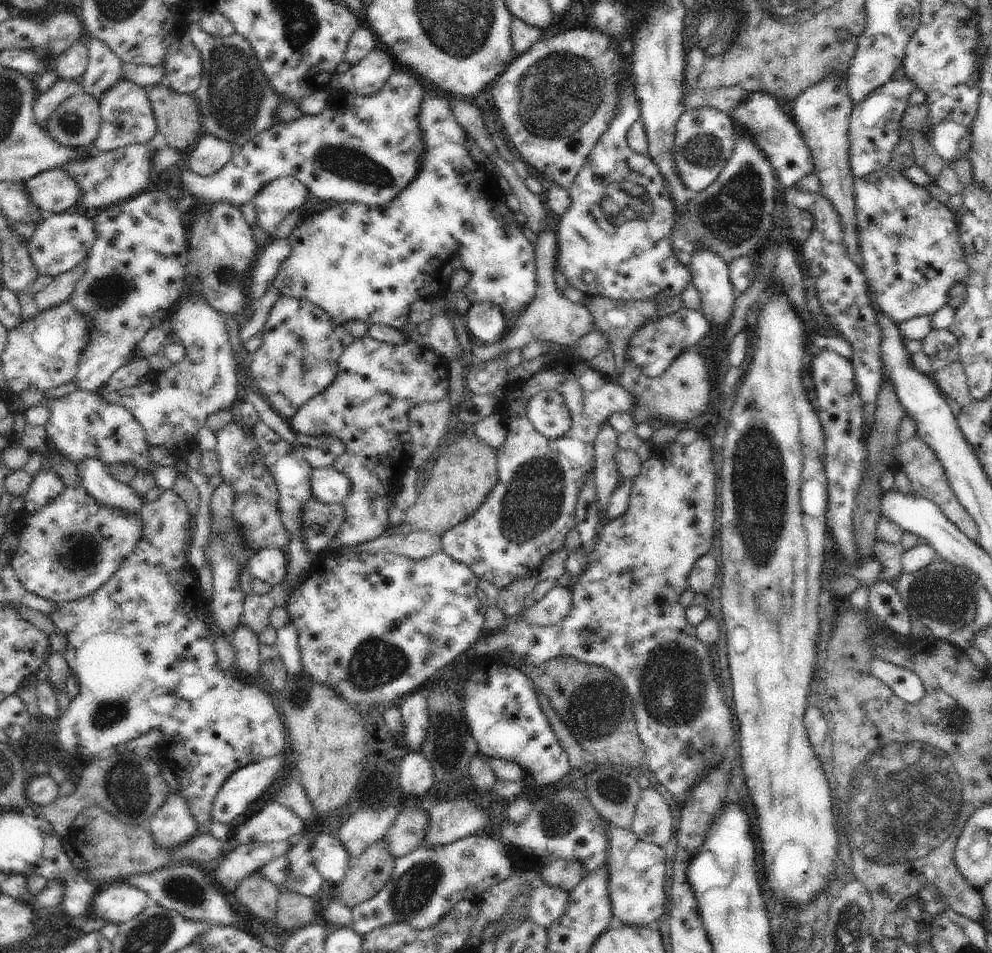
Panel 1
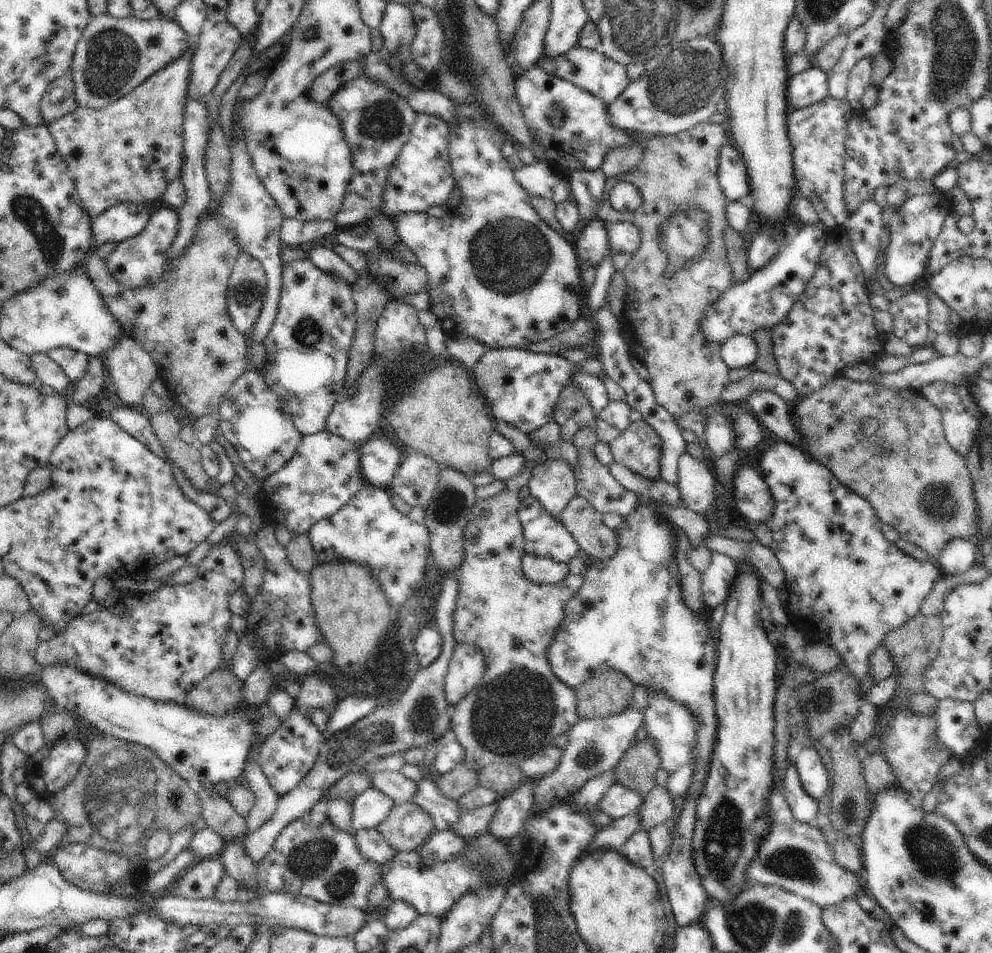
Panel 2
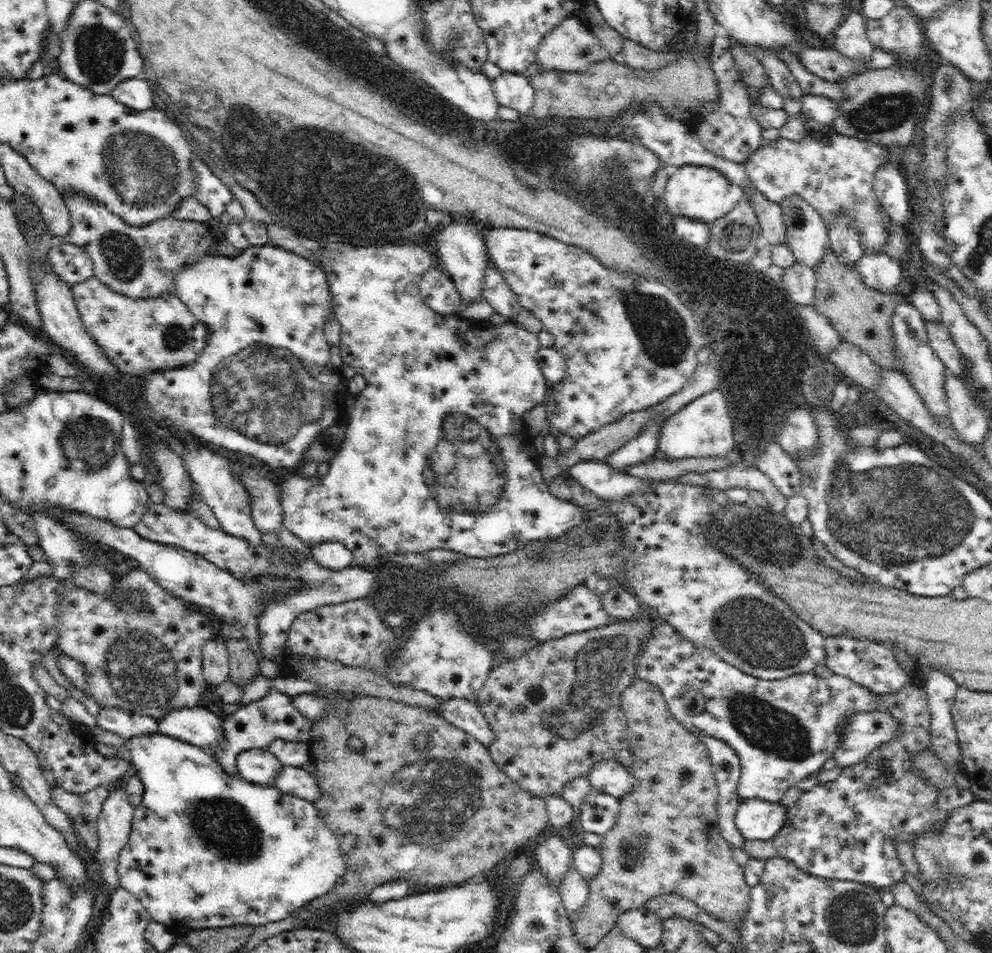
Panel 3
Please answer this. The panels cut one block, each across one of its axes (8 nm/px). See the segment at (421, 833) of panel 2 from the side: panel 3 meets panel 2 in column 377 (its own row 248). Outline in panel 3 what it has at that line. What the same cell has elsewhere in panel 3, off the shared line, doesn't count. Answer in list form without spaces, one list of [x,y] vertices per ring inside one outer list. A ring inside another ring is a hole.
[[[826,244],[822,262],[818,262],[814,270],[817,282],[812,306],[826,315],[832,326],[840,333],[842,340],[867,352],[879,367],[906,372],[902,367],[902,361],[896,357],[894,331],[892,331],[892,314],[900,298],[893,292],[880,293],[866,287],[854,265],[848,266],[842,262],[829,244]]]

